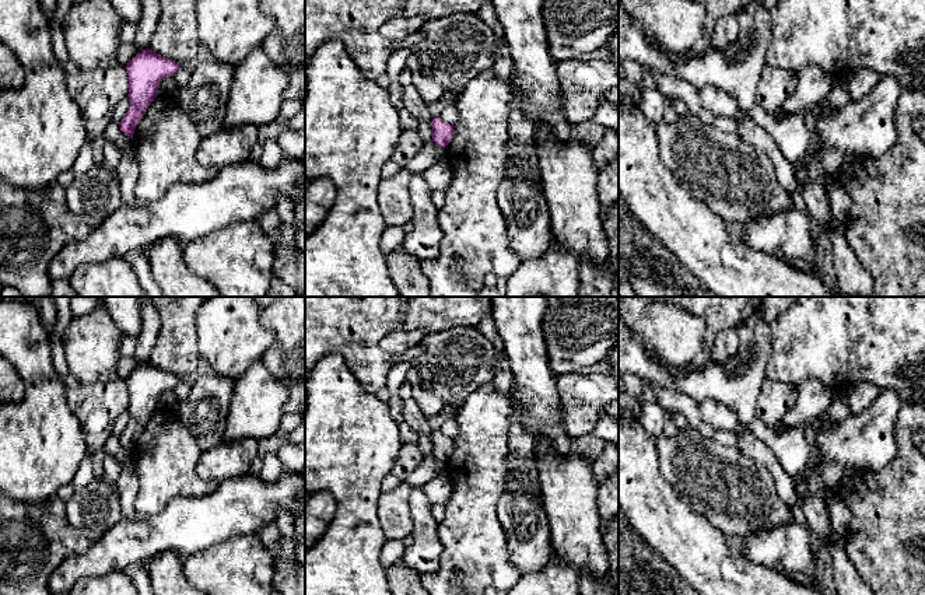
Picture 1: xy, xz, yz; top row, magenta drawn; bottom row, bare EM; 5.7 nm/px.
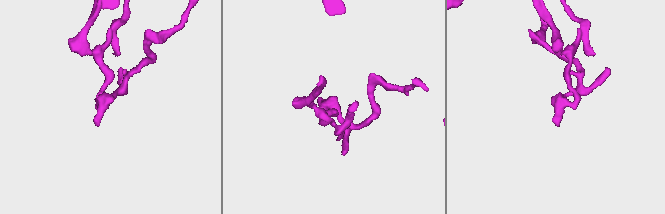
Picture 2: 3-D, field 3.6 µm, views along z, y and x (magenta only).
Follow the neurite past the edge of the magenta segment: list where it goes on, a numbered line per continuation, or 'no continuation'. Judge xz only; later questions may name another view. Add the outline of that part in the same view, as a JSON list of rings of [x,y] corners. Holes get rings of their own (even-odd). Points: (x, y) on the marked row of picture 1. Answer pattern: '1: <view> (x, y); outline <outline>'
no continuation

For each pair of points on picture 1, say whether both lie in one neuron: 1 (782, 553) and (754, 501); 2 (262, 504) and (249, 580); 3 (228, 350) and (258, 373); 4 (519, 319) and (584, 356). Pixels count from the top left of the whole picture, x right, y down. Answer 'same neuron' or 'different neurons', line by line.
1: different neurons
2: different neurons
3: different neurons
4: different neurons

